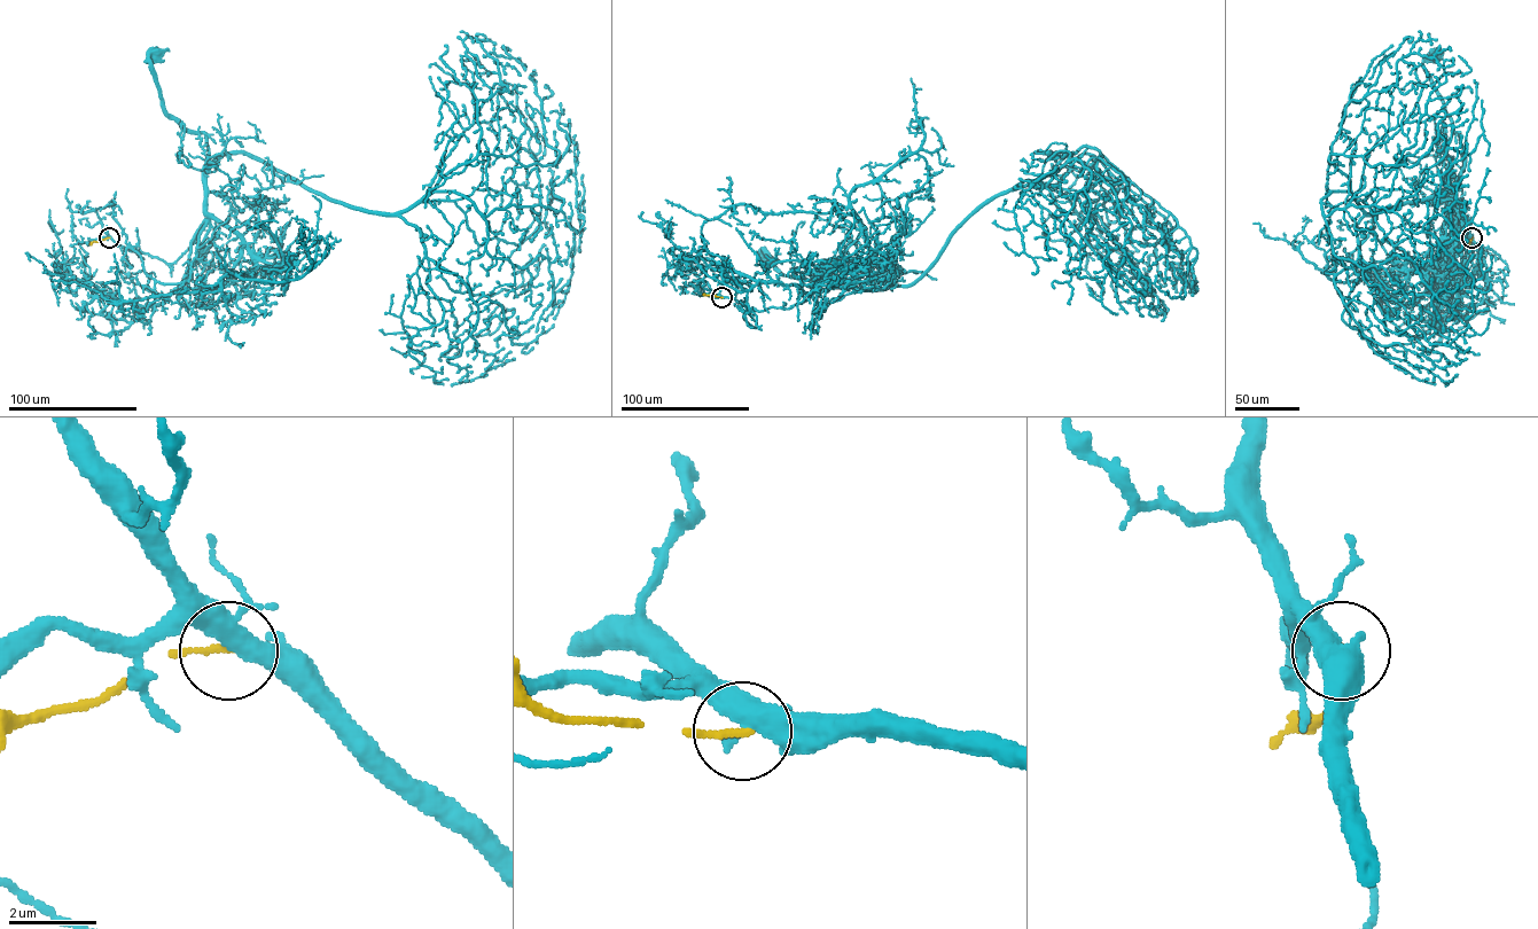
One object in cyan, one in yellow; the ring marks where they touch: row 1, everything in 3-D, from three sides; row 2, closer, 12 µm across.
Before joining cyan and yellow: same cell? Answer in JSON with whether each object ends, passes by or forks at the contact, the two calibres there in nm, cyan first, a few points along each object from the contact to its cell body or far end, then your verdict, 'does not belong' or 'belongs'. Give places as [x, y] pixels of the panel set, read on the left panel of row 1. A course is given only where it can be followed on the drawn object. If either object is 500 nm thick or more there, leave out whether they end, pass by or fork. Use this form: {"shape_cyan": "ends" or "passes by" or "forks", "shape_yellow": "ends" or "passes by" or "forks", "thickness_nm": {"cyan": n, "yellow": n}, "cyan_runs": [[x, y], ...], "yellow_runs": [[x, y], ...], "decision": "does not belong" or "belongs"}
{"shape_cyan": "forks", "shape_yellow": "ends", "thickness_nm": {"cyan": 400, "yellow": 150}, "cyan_runs": [[109, 237], [172, 264], [208, 218], [205, 135], [185, 130], [166, 114], [147, 61], [151, 53]], "yellow_runs": [[109, 237], [90, 244]], "decision": "does not belong"}

